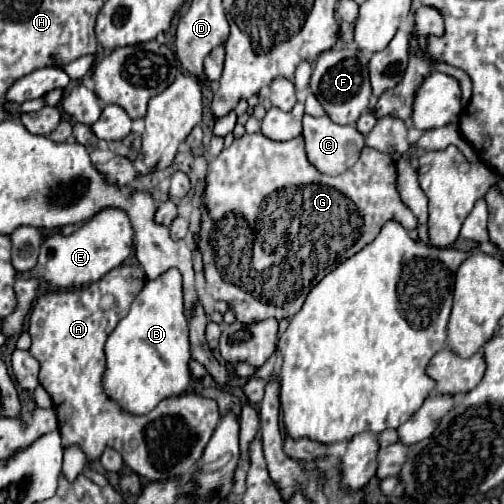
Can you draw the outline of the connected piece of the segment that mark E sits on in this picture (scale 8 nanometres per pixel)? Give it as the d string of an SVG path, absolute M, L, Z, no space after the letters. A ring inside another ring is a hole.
M103 208L91 220L81 224L73 234L63 236L55 232L47 236L47 240L43 240L41 244L37 266L25 272L23 276L25 278L43 276L49 286L59 288L71 288L71 284L83 286L99 280L109 270L123 264L131 252L133 252L133 226L127 212L121 208Z

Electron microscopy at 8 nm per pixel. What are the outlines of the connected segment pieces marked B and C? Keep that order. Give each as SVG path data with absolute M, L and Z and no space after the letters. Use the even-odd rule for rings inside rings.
M169 268L159 278L145 282L129 314L109 334L105 354L105 392L131 414L147 414L163 398L177 396L197 384L187 370L187 362L191 360L189 322L183 314L181 274L177 268Z
M303 116L303 138L305 138L305 150L307 150L307 158L309 162L323 174L329 176L337 176L341 172L345 172L347 168L351 168L357 158L359 152L365 144L365 136L361 132L357 132L353 126L343 126L343 124L335 124L333 120L329 120L329 116Z

